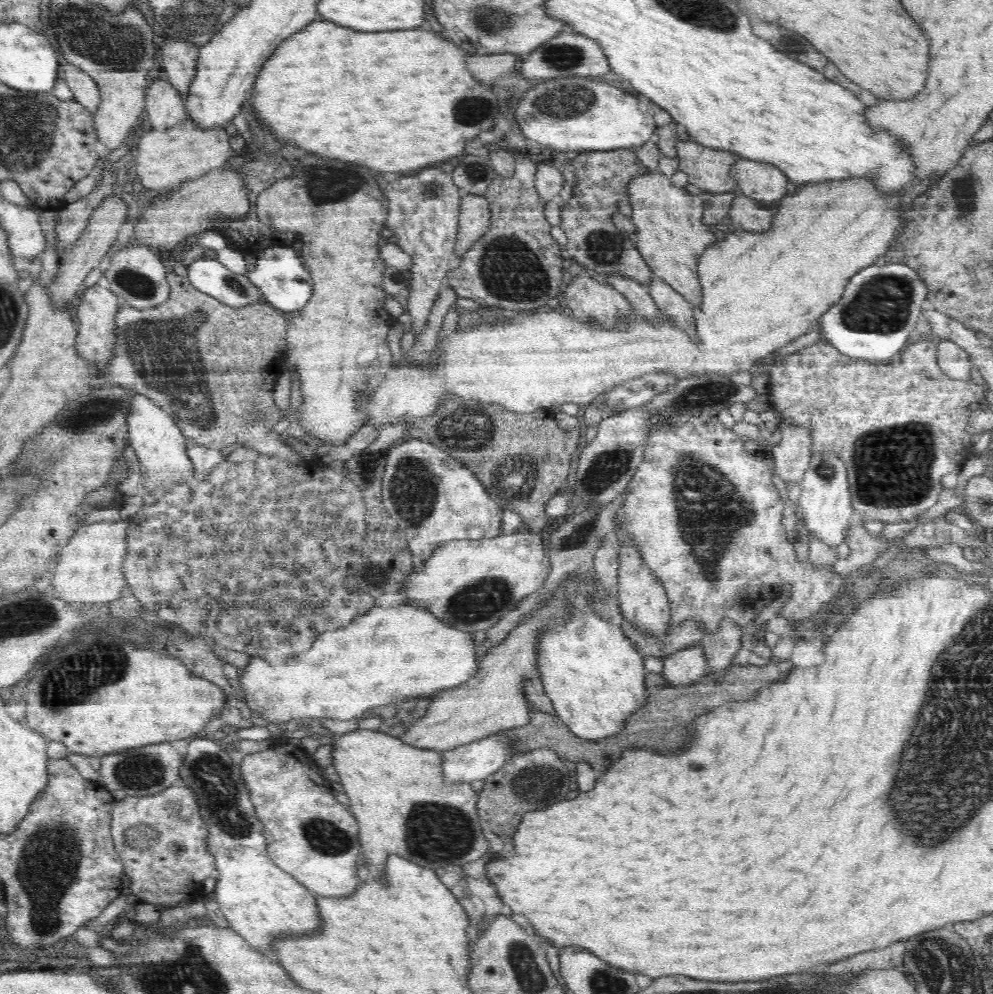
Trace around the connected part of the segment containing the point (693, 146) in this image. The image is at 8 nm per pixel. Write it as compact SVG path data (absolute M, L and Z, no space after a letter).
M678 140L676 150L679 170L688 175L690 184L714 194L737 191L731 175L731 167L738 159L735 153L714 150L694 140Z

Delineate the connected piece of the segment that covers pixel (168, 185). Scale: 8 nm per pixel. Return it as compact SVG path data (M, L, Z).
M186 114L186 118L170 130L142 134L137 143L136 163L131 172L147 190L162 192L174 189L182 181L198 177L209 169L220 168L230 156L235 156L235 152L224 127L202 128L190 114Z

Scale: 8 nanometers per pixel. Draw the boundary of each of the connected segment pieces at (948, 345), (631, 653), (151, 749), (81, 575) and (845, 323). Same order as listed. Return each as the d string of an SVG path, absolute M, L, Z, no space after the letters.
M951 341L936 345L936 360L939 368L950 378L958 381L971 380L970 356Z
M578 612L568 624L549 627L537 641L540 653L540 677L544 692L554 705L554 714L578 737L584 740L608 739L625 727L629 716L649 702L644 680L644 658L628 640L620 625L602 619L596 613Z
M170 743L152 744L102 756L98 782L110 792L122 790L128 796L152 796L165 791L169 786L180 784L184 764L185 755L179 753Z
M96 522L80 528L60 552L56 572L52 576L52 586L58 598L67 603L100 604L111 603L122 597L127 582L123 576L122 565L126 556L126 522Z
M874 264L861 268L847 281L839 301L819 318L822 341L857 360L871 364L892 362L904 352L916 322L922 319L922 301L927 293L923 280L905 264Z

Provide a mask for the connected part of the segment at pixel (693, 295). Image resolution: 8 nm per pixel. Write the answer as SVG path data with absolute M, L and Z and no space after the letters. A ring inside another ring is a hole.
M659 170L637 176L628 186L634 232L631 237L642 259L649 264L653 278L666 281L695 307L702 304L698 281L698 259L706 248L717 243L712 226L703 220L704 201L698 195L672 184Z

